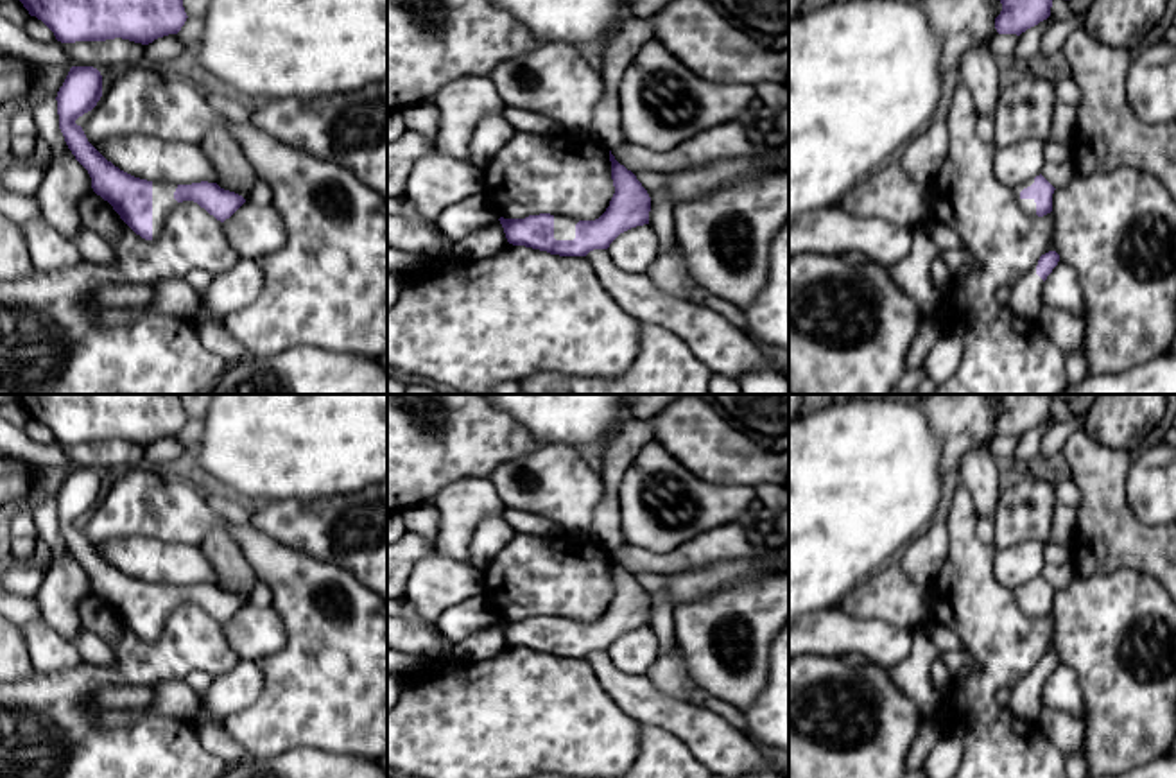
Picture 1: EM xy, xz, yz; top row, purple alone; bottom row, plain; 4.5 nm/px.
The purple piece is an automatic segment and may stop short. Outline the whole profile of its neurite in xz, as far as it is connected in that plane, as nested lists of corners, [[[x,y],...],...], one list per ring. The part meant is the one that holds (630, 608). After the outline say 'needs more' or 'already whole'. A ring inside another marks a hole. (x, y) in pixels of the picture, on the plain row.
[[[610,552],[615,595],[606,613],[595,622],[577,622],[566,617],[529,617],[504,620],[506,640],[559,658],[586,658],[593,651],[608,651],[624,633],[649,626],[651,599],[636,577],[620,566]]]; needs more

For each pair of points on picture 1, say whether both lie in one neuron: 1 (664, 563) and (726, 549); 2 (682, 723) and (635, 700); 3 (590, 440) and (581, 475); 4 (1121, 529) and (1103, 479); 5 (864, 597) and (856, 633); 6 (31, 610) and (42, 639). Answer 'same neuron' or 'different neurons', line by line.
1: same neuron
2: same neuron
3: different neurons
4: same neuron
5: different neurons
6: different neurons

